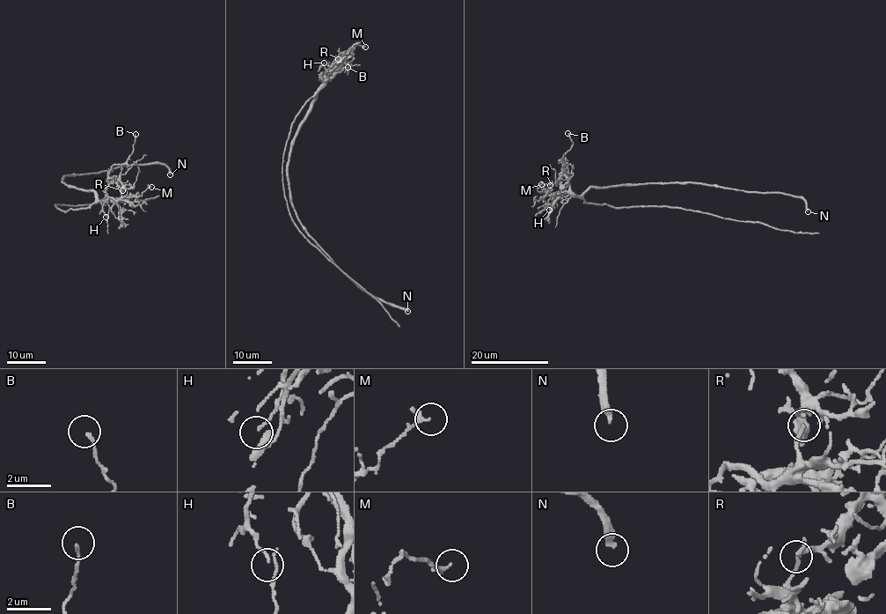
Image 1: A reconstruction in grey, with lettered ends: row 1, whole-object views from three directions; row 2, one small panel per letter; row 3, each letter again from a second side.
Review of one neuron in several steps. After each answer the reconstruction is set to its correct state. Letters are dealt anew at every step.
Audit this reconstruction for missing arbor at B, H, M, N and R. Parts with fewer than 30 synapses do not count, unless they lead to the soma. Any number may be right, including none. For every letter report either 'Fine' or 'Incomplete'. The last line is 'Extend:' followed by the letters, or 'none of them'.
B: Fine
H: Fine
M: Fine
N: Incomplete
R: Fine
Extend: N

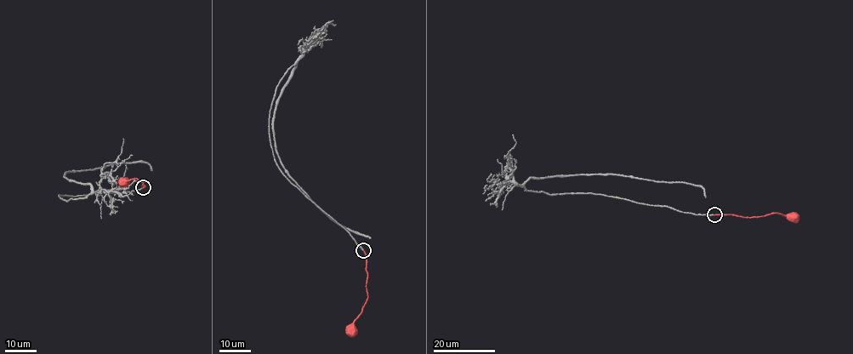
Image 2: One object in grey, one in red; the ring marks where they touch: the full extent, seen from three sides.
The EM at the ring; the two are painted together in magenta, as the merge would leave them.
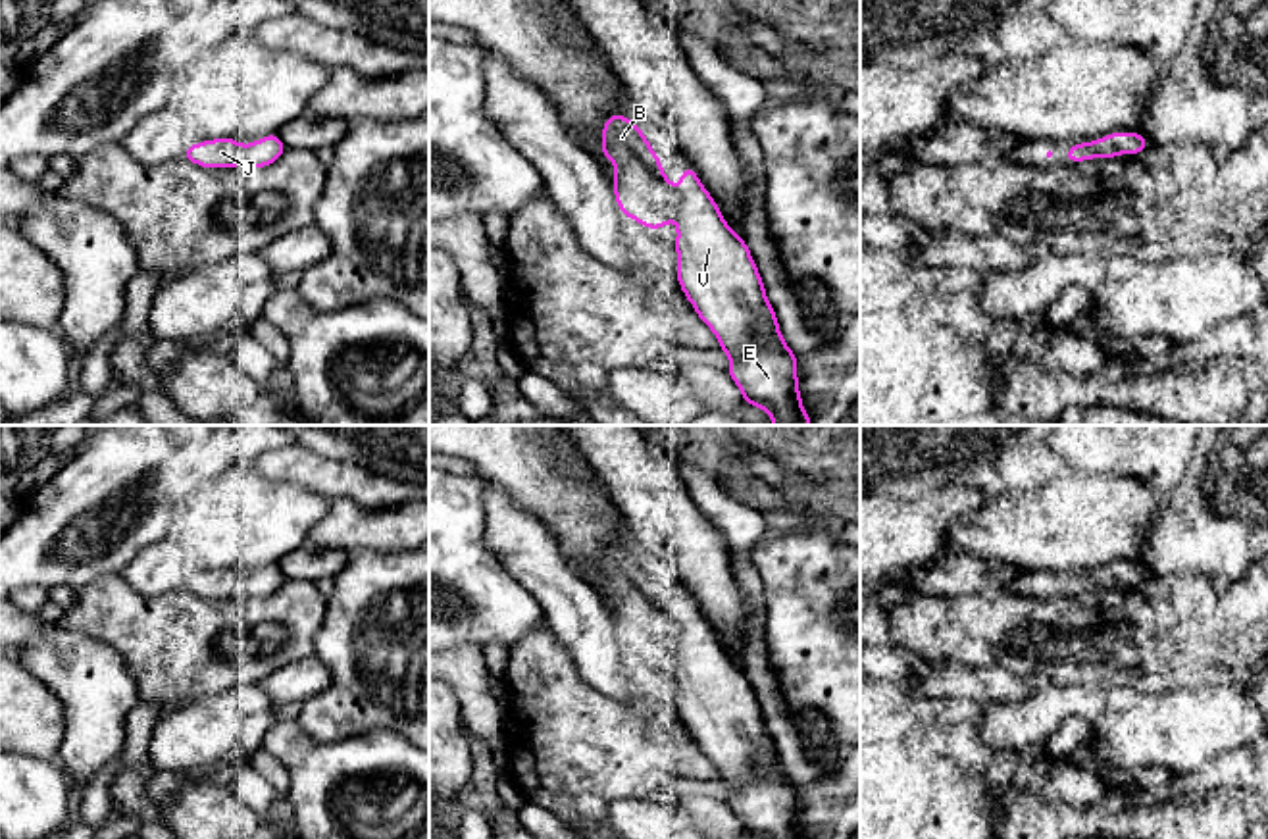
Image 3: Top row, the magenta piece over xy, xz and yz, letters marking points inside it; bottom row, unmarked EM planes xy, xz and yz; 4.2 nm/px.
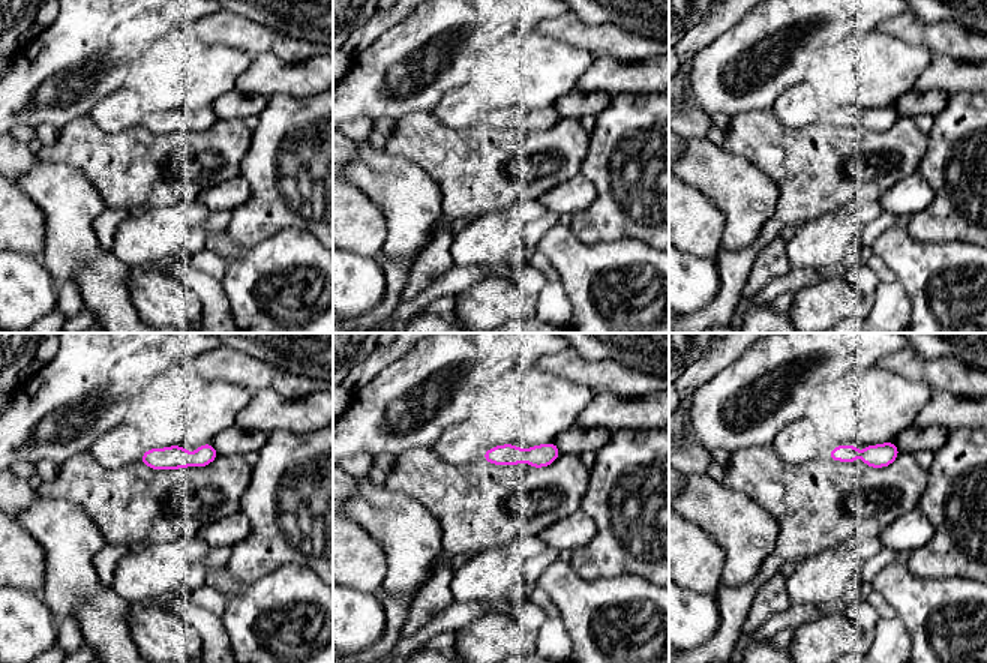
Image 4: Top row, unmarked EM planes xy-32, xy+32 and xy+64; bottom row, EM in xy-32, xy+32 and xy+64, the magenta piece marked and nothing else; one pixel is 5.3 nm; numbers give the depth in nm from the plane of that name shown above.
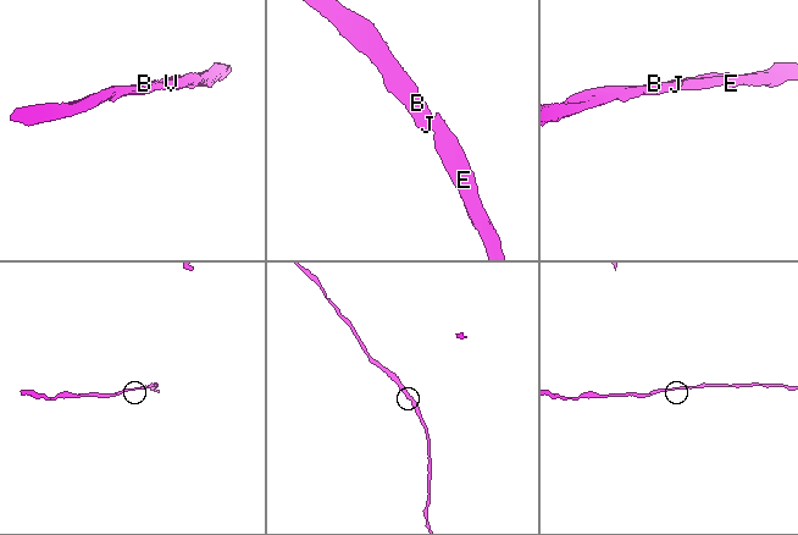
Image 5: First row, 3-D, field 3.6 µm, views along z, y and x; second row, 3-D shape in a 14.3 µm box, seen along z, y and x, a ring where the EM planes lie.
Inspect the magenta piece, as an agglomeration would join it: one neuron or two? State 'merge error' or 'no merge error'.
no merge error

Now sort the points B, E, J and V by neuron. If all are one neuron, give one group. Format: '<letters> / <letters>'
B E J V

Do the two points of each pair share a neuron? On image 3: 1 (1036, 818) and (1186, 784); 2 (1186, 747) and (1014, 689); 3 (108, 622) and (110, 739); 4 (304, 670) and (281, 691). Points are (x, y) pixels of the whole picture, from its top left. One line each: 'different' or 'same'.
1: different
2: different
3: different
4: same

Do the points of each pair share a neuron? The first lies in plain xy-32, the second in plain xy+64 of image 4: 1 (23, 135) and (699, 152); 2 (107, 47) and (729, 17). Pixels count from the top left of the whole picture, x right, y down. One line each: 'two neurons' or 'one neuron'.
1: two neurons
2: two neurons

